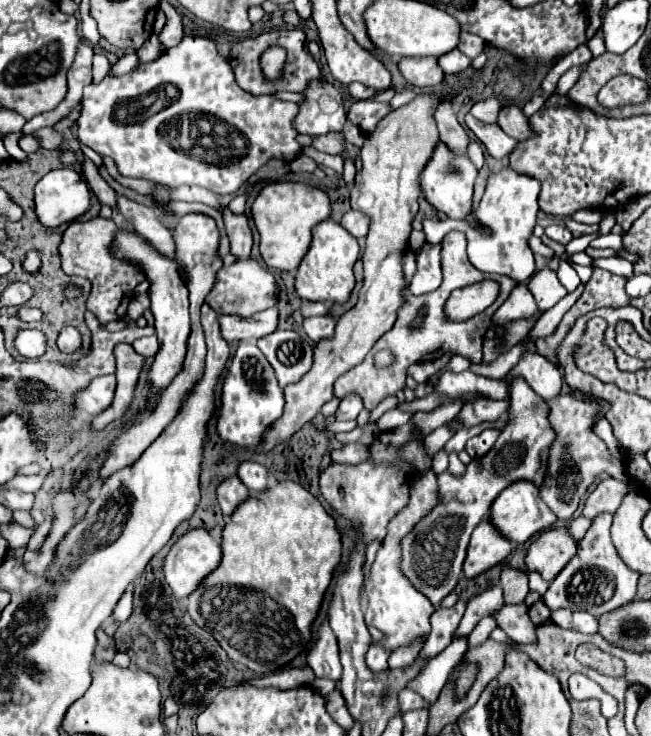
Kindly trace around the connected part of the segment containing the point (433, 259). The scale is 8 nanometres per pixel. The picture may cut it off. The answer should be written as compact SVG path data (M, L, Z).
M424 243L416 255L418 271L410 283L414 295L436 291L442 283L442 265L440 265L440 245Z

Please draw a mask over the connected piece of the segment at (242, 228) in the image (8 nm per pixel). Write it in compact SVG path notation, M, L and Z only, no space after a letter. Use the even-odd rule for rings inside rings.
M228 209L224 211L224 227L230 239L230 253L236 259L248 259L252 249L252 231L246 215L234 215Z

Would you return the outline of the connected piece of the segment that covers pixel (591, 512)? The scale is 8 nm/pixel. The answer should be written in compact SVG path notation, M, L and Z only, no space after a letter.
M612 477L602 479L596 485L596 489L588 495L588 501L586 501L582 513L588 519L596 517L598 513L614 513L626 491L628 491L628 485L622 483L622 481L616 481Z

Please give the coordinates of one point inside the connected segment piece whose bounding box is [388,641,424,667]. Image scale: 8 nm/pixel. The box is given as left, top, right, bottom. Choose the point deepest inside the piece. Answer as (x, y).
(405, 656)

